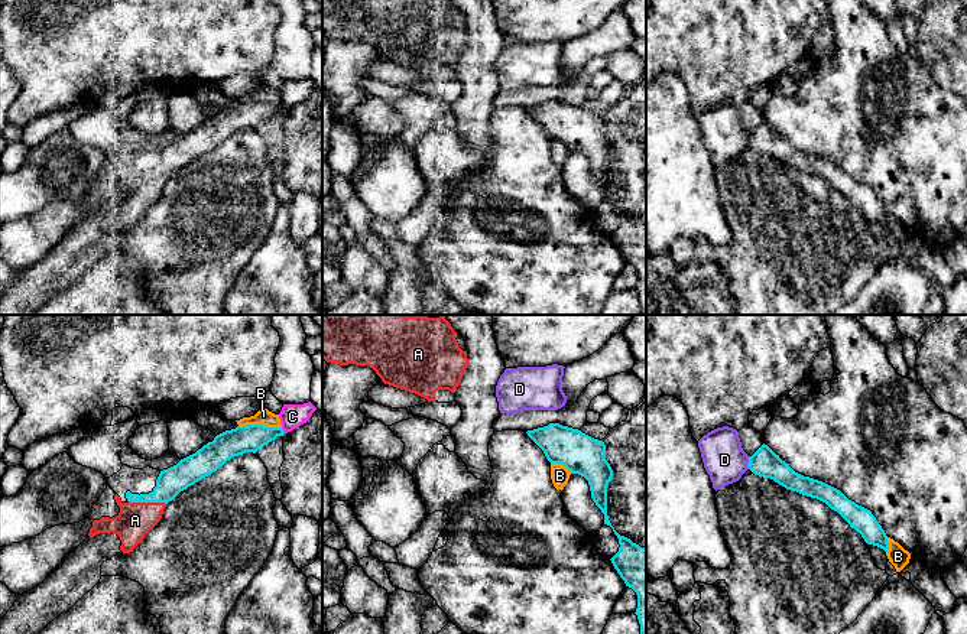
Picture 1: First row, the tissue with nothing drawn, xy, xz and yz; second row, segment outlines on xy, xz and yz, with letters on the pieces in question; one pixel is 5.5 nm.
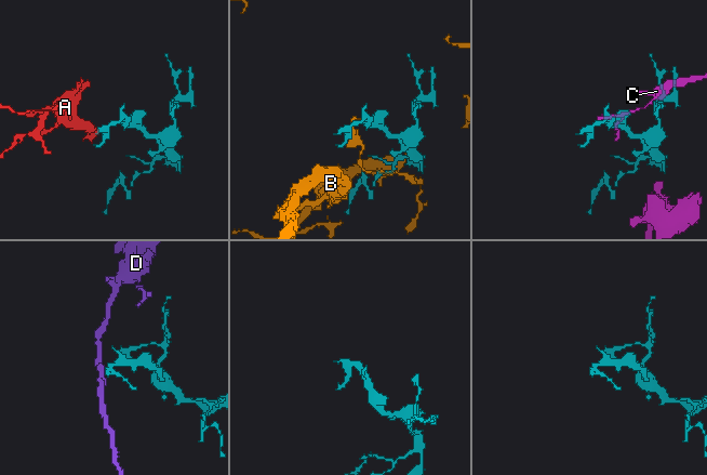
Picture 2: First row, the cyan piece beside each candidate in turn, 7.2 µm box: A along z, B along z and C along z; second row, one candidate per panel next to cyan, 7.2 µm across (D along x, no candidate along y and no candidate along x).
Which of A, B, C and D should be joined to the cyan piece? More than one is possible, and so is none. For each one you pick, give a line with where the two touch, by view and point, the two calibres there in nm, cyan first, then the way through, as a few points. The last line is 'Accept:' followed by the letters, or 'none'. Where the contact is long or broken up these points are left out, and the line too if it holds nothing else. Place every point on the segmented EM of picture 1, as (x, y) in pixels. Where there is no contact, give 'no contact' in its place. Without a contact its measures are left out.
A: contact xy (148, 501); calibres 150 and 200 nm; way xy (171, 481), (148, 501), (135, 520)
Accept: A

